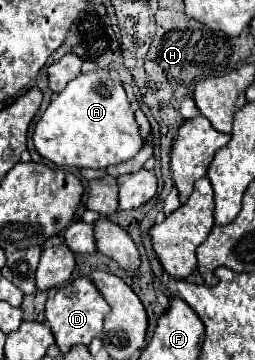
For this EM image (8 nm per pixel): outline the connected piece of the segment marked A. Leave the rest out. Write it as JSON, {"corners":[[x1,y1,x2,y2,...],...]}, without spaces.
{"corners":[[105,69,81,73,47,107,35,125,35,149,59,167,105,169,135,157,141,147,141,131,125,89]]}

